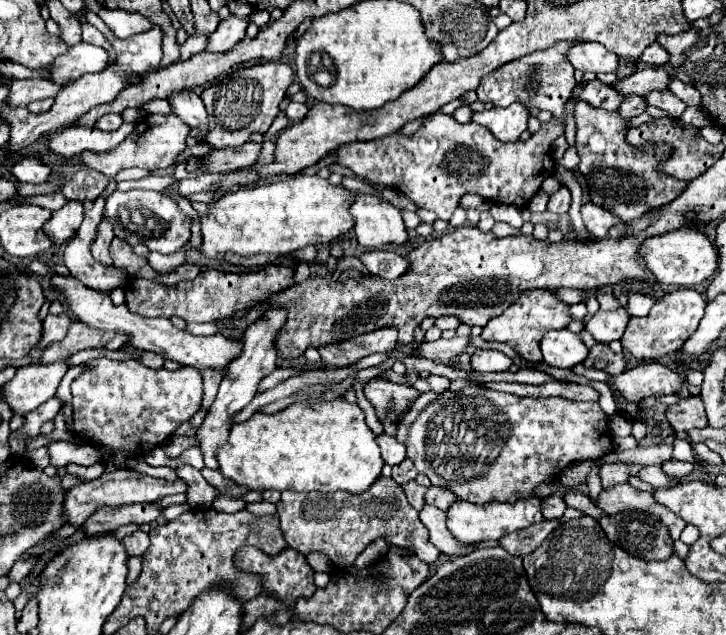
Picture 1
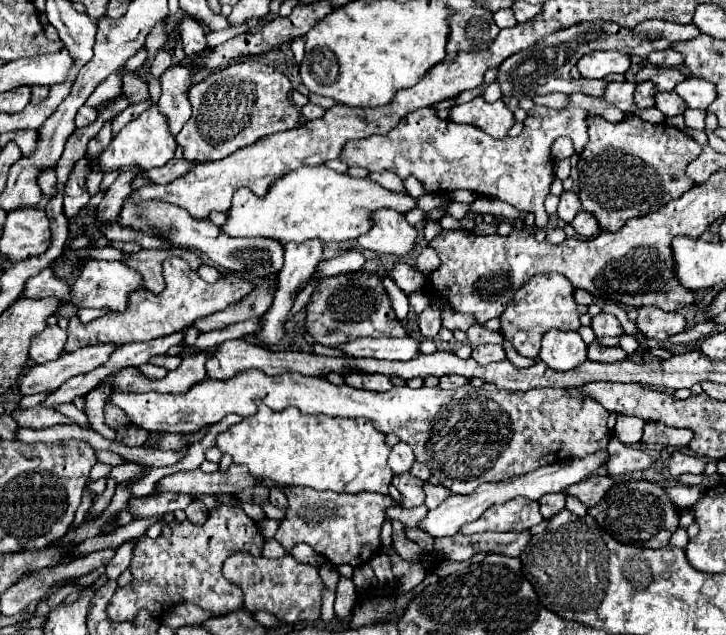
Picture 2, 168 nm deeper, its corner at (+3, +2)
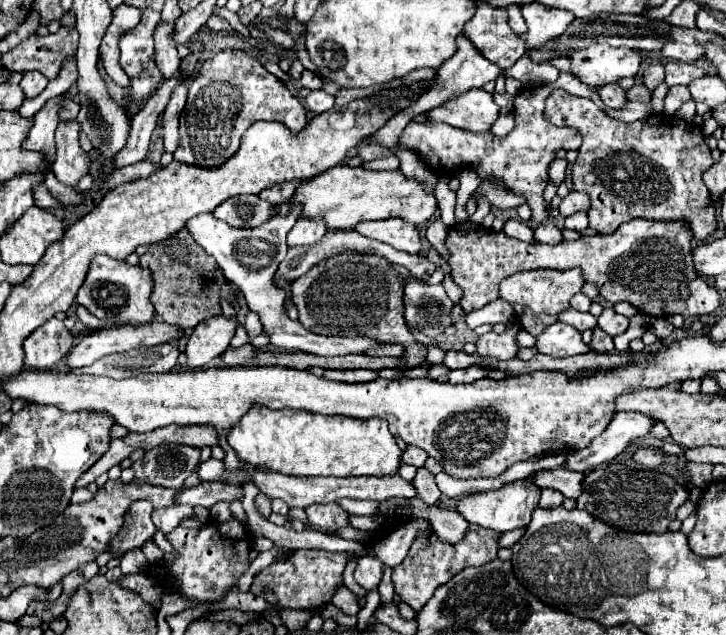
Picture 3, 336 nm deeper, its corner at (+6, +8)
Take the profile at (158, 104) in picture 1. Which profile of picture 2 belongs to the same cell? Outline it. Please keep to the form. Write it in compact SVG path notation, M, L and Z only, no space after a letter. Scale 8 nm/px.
M123 70L121 88L123 88L123 92L129 96L129 102L131 102L131 104L145 102L145 100L151 98L151 96L149 96L149 86L147 86L147 82L143 82L135 72Z

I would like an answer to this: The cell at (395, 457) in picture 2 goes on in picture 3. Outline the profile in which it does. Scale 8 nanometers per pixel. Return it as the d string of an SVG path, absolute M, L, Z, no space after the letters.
M408 446L406 452L402 454L402 464L412 464L416 468L424 466L424 462L428 460L428 452L422 450L422 448L414 448L414 446Z

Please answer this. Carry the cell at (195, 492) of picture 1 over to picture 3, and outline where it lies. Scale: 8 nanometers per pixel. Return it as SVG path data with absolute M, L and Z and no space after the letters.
M254 406L242 420L228 432L228 444L240 456L240 460L260 466L252 460L268 460L268 468L290 476L390 476L398 472L400 448L396 438L390 436L388 424L382 418L348 418L348 416L322 416L312 412L294 410L270 410L264 406Z

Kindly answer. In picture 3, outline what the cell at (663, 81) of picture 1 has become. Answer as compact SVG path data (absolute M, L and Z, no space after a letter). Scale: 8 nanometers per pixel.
M668 62L666 64L666 84L668 86L676 86L676 84L690 84L696 78L706 76L708 72L704 68L698 68L694 64L686 64L686 62Z

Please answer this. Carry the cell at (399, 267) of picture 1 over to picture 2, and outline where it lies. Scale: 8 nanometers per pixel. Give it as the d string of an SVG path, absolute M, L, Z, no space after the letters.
M395 262L393 268L391 268L391 278L395 280L395 284L405 292L405 294L411 294L411 292L417 292L423 288L425 284L425 276L423 272L415 270L413 266L405 264L405 262Z

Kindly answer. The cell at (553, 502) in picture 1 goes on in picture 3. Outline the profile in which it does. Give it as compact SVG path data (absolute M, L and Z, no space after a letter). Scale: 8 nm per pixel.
M542 490L540 506L542 508L554 508L554 506L560 506L562 500L564 500L564 496L558 490Z

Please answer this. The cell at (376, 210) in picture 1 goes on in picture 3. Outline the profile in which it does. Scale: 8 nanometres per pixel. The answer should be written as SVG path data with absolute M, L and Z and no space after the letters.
M390 218L390 220L378 220L378 222L362 222L356 224L354 230L366 238L380 240L384 244L390 244L396 250L408 252L408 254L420 254L420 232L412 224L406 224L404 220Z

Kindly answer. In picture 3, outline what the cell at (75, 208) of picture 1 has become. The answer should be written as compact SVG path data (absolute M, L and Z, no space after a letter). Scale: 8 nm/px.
M76 120L60 122L56 128L56 160L52 172L66 186L76 186L90 168L90 158L78 144L78 134L80 124Z

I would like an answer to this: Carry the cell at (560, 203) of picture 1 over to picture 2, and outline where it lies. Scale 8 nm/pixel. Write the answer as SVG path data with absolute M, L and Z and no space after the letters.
M563 192L561 194L561 202L557 206L557 216L563 220L563 222L573 222L575 214L581 210L581 202L579 202L579 196L573 194L573 192Z

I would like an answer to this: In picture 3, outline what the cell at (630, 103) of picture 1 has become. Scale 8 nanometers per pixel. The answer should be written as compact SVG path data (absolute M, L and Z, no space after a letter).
M650 64L644 72L644 84L646 88L654 90L660 82L664 82L664 76L666 76L666 70L664 70L664 64Z

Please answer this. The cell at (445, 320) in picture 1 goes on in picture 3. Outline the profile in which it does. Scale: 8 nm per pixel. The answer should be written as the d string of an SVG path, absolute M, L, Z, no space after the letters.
M494 300L490 302L488 306L480 308L480 310L474 310L470 314L466 314L466 324L470 328L476 328L476 326L482 326L482 324L510 324L514 322L514 312L510 308L510 304L506 304L504 300Z

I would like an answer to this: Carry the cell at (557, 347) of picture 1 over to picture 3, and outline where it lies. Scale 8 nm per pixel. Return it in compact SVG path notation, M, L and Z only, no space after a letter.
M556 322L542 332L538 336L536 348L540 354L548 354L554 358L590 352L590 348L582 342L582 334L576 328L562 322Z

